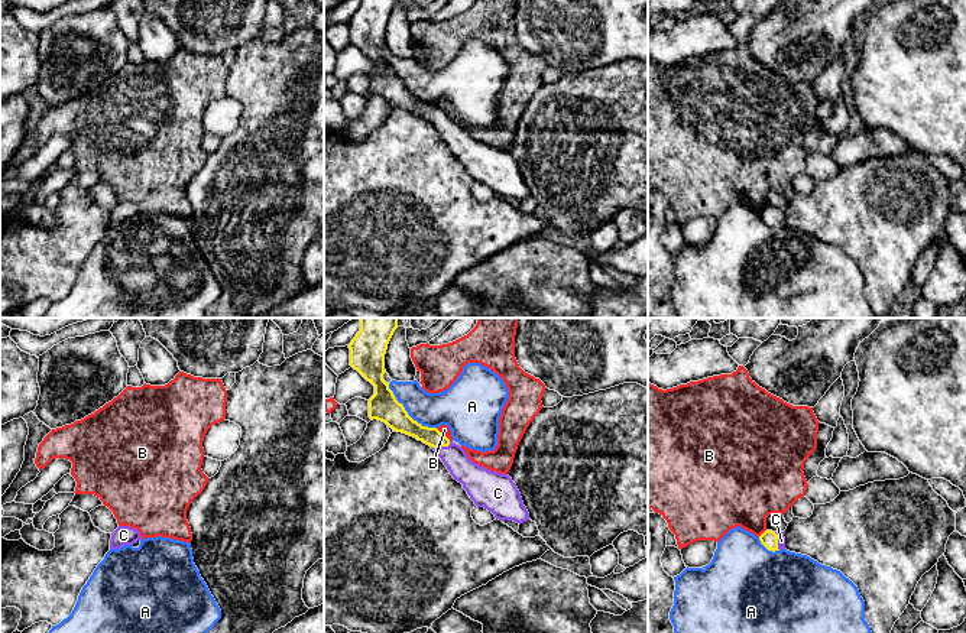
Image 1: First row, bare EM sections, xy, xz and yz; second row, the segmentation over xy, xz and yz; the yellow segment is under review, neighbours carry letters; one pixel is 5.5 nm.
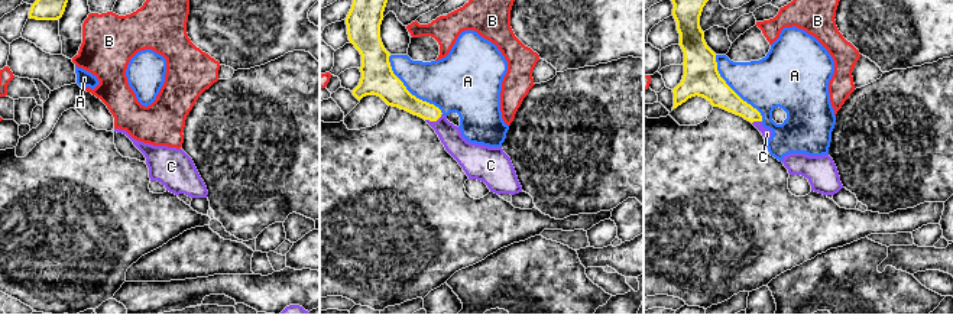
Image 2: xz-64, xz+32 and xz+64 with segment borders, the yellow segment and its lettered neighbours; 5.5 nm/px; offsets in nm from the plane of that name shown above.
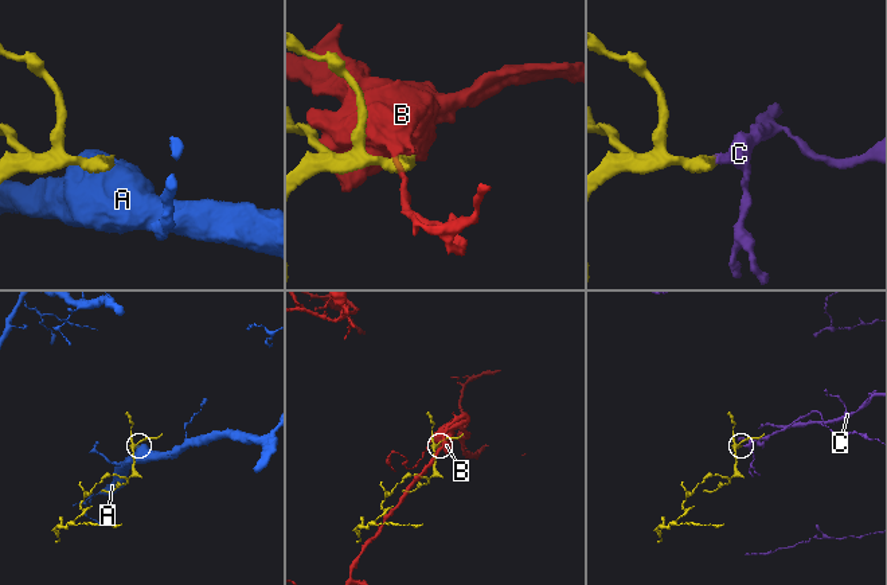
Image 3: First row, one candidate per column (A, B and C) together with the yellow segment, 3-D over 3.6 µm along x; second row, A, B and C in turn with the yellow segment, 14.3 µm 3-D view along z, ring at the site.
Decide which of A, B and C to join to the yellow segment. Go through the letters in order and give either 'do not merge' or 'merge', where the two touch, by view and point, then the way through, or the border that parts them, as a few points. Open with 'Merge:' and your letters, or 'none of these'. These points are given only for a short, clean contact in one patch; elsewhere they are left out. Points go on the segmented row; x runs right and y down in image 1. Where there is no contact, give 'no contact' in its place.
Merge: C
A: do not merge; contact xz (407, 412); border xz (388, 383), (394, 396), (414, 419), (436, 428)
B: do not merge; contact xz (441, 434)
C: merge; contact xz (441, 445); way xz (404, 422), (433, 437), (441, 445), (473, 477)

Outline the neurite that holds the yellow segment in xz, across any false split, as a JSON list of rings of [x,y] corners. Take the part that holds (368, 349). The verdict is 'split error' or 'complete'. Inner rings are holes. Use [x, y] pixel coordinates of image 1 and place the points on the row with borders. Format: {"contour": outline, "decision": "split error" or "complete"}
{"contour": [[[398,318],[359,319],[360,331],[349,344],[350,366],[375,386],[375,395],[369,399],[369,418],[429,445],[477,507],[487,509],[502,522],[513,520],[521,525],[529,520],[521,493],[508,474],[473,462],[460,445],[437,428],[422,426],[414,421],[396,400],[383,374],[386,373],[385,354],[398,328]]], "decision": "split error"}

